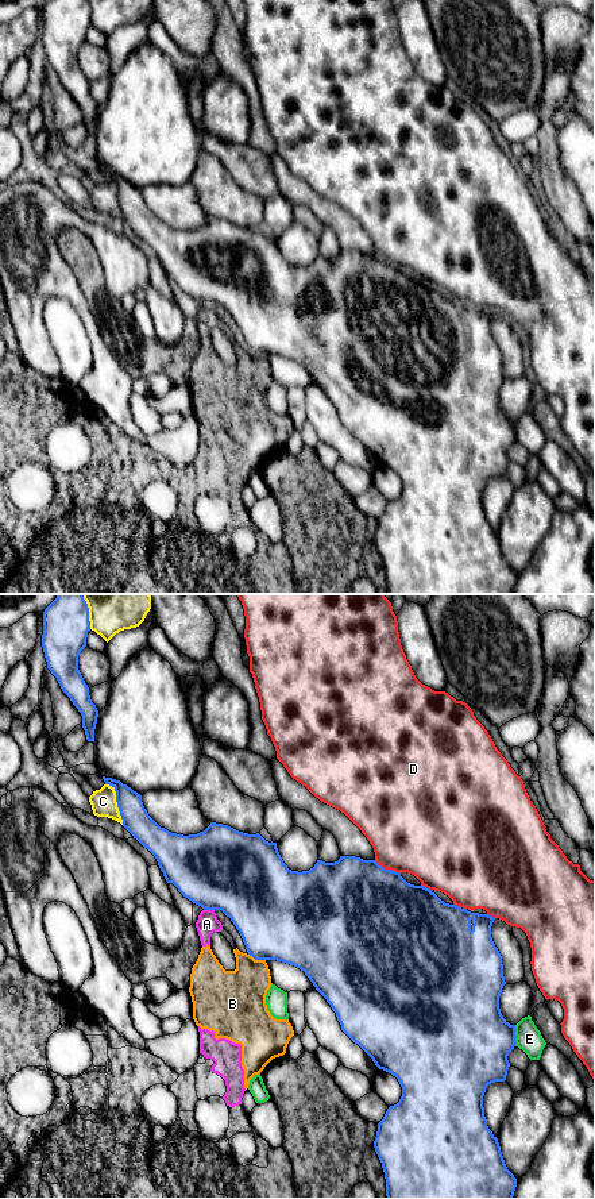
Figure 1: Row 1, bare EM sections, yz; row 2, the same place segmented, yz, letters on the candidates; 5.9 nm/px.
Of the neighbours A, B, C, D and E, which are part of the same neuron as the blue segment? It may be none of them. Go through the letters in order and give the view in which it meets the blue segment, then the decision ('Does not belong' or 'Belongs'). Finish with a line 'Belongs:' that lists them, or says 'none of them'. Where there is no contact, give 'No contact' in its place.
A: Touches blue in yz. Does not belong
B: Touches blue in yz. Does not belong
C: Touches blue in yz. Does not belong
D: Touches blue in yz. Does not belong
E: Touches blue in yz. Does not belong
Belongs: none of them

